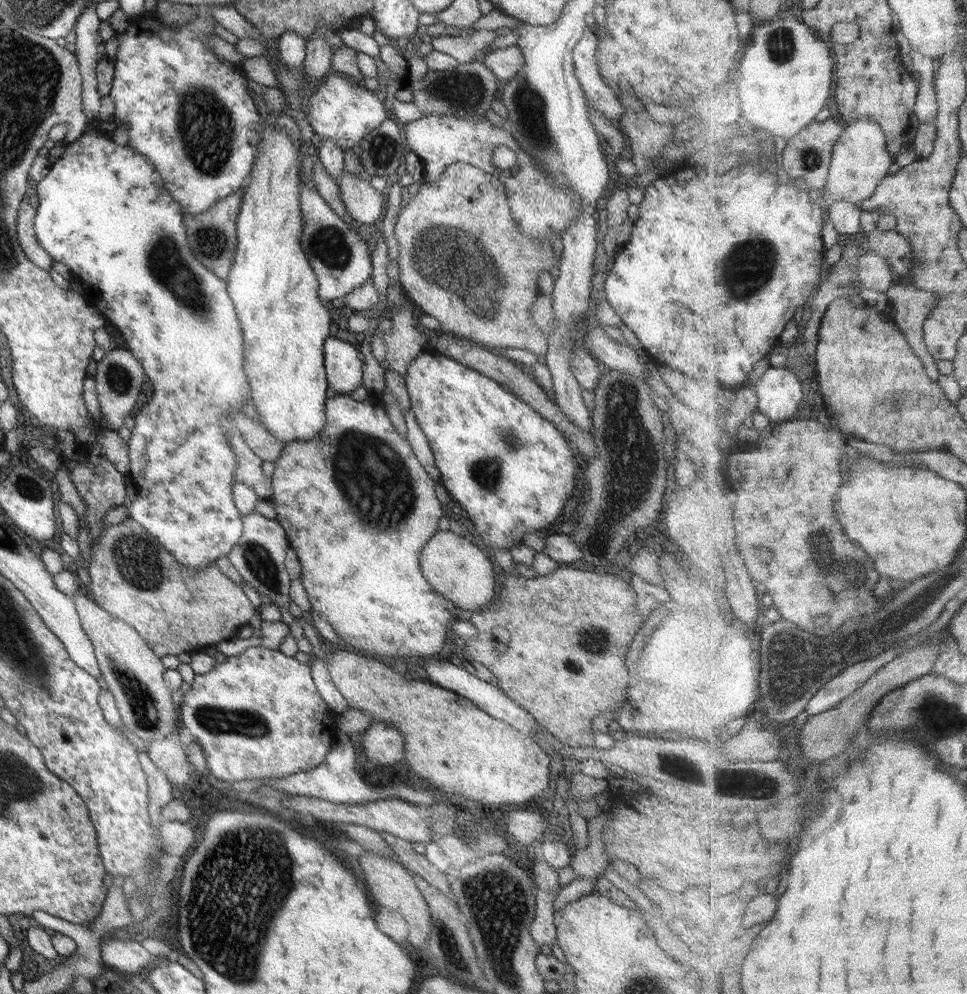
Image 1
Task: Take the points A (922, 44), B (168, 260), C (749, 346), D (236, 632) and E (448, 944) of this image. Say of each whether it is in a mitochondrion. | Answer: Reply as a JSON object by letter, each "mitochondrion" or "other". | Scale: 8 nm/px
{"A":"other","B":"mitochondrion","C":"other","D":"other","E":"mitochondrion"}

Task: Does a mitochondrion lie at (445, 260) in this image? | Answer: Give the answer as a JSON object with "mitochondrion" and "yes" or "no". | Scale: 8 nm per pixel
{"mitochondrion":"yes"}

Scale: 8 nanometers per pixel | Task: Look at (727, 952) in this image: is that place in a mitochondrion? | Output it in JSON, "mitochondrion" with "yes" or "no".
{"mitochondrion":"no"}

